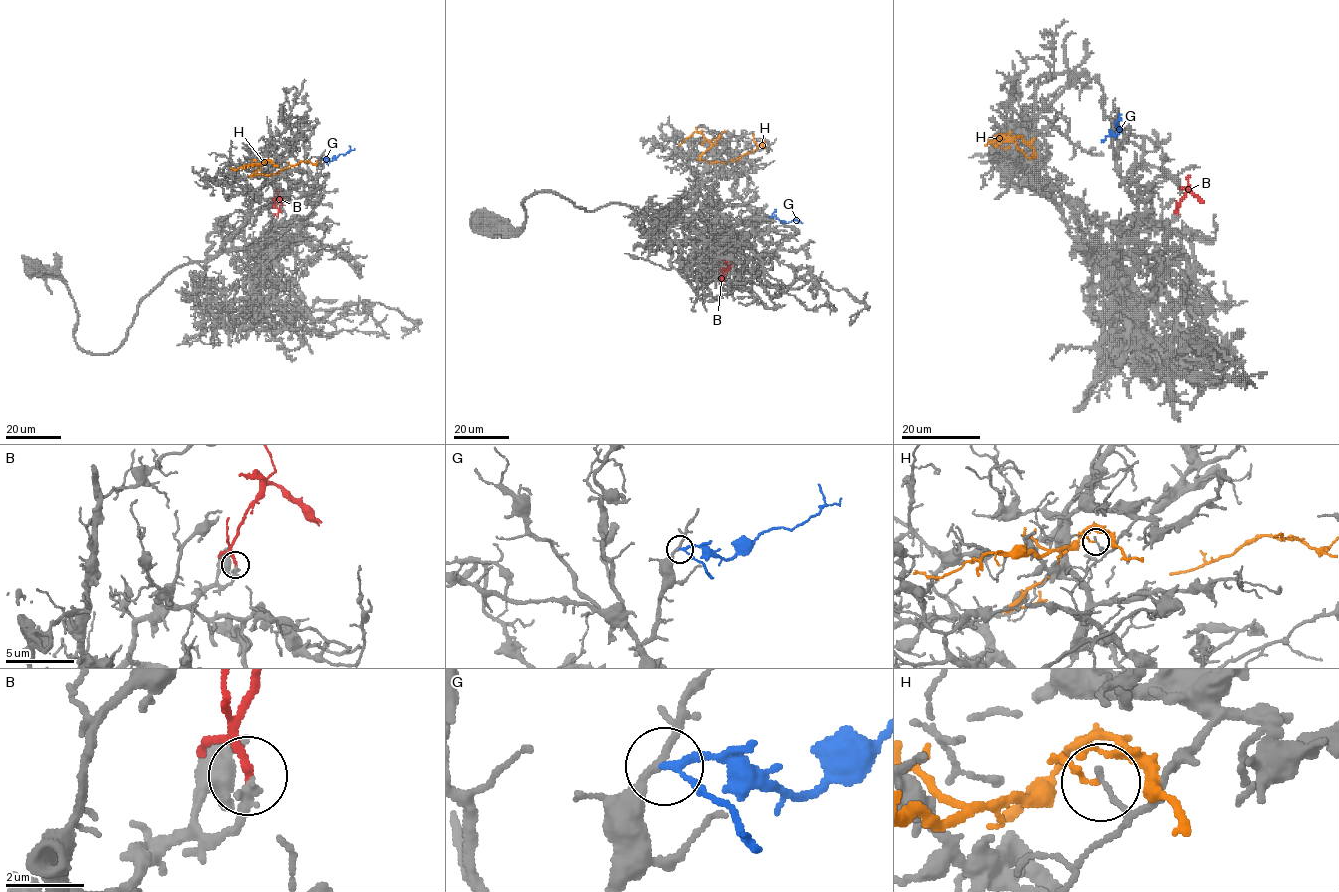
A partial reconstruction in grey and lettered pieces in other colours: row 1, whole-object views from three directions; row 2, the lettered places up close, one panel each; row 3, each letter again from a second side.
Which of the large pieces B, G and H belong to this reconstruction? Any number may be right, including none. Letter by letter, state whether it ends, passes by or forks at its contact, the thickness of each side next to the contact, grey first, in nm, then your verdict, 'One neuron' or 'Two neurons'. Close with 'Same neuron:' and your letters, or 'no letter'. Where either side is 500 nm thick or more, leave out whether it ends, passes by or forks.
B: It passes by. Thickness 240 nm (grey) against 160 nm. One neuron
G: It passes by. Thickness 200 nm (grey) against 160 nm. Two neurons
H: It passes by. Thickness 140 nm (grey) against 70 nm. Two neurons
Same neuron: B

